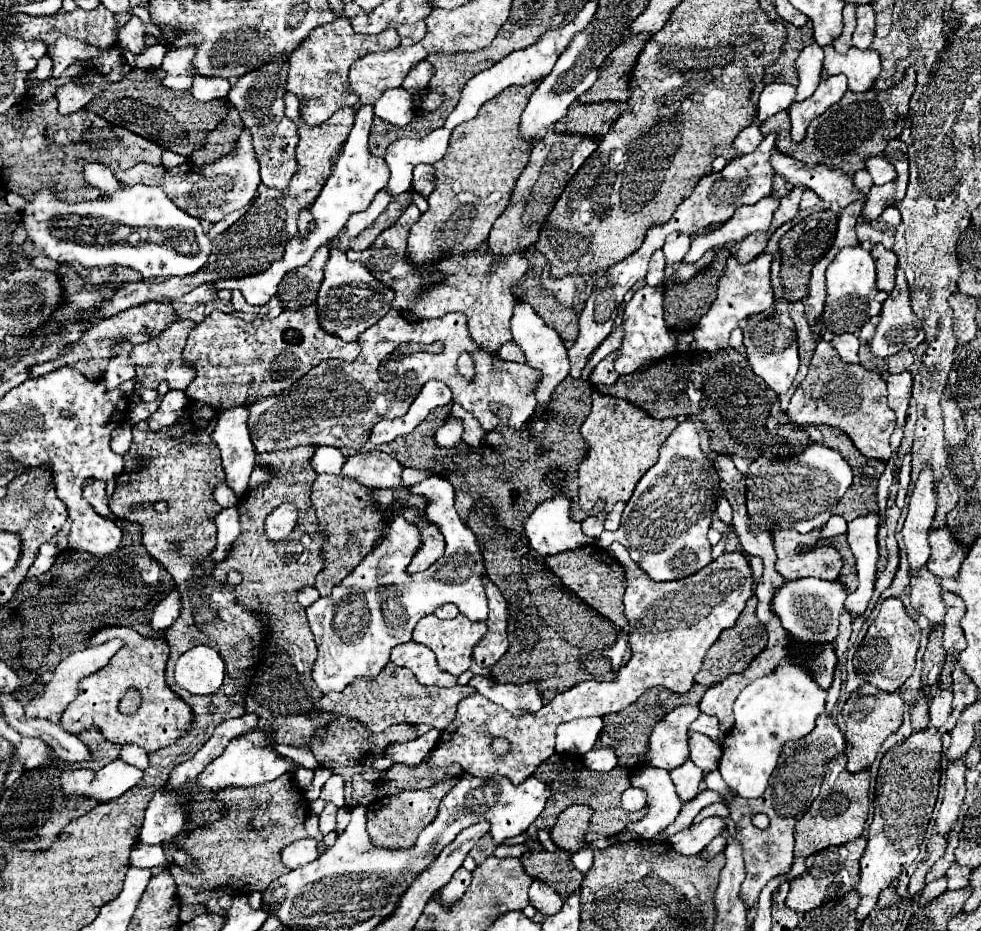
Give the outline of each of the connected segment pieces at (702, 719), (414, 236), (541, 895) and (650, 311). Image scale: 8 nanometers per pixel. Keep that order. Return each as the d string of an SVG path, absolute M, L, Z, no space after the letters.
M700 713L700 717L690 725L690 731L698 731L698 733L704 733L708 737L712 737L712 741L716 741L718 745L724 743L724 731L720 731L718 727L718 719L716 717L710 717L710 715L704 715Z
M538 81L514 85L484 103L472 121L454 129L446 157L434 163L436 187L428 197L430 207L408 235L410 261L424 275L426 287L440 281L440 273L434 269L438 257L478 249L486 241L494 221L508 207L514 183L524 165L528 165L532 151L532 141L520 137L520 115L536 87Z
M534 881L532 887L530 887L530 903L544 915L554 915L560 911L562 907L562 899L560 895L550 887L546 885L544 881Z
M644 287L634 293L632 299L626 304L623 312L623 325L626 329L624 345L618 350L618 357L614 361L616 371L620 375L634 373L646 361L660 359L676 351L678 339L676 333L670 331L664 323L663 293L658 287Z

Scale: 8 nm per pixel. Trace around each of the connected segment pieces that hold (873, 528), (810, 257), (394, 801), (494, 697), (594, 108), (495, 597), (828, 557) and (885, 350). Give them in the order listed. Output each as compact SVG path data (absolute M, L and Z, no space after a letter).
M870 513L848 523L848 545L856 557L858 569L858 589L848 595L846 609L854 615L862 615L866 611L874 583L876 583L876 561L878 561L878 513Z
M824 209L824 211L812 213L806 219L802 219L800 223L796 223L780 239L782 277L784 277L784 285L786 285L786 301L790 301L790 303L800 301L808 295L808 281L810 281L810 275L812 275L814 261L820 261L824 257L824 253L828 253L828 249L834 241L836 227L838 227L838 215L832 213L830 209Z
M456 779L442 781L440 785L434 785L432 789L422 791L404 791L398 795L392 795L388 801L378 799L368 807L368 833L372 837L374 845L386 845L390 849L408 849L408 845L416 843L416 837L420 831L430 825L436 817L436 809L442 801L442 797L458 783Z
M474 676L470 680L470 685L490 701L500 703L504 709L512 713L524 711L536 711L542 707L542 695L532 693L532 683L526 685L502 685L494 682L492 677Z
M574 101L566 113L556 125L554 131L558 133L580 133L580 135L600 135L600 131L608 131L614 123L614 119L620 115L618 111L620 103L604 101L604 103L580 103Z
M484 577L484 587L488 593L490 603L490 615L486 619L488 633L482 639L482 643L474 649L474 661L483 668L489 668L508 651L508 633L506 633L506 599L502 597L500 589L490 583L488 577Z
M774 529L774 547L776 547L776 571L784 575L784 579L796 579L796 577L808 577L816 575L822 579L832 579L830 575L840 577L842 571L842 557L832 547L812 547L810 551L800 553L800 547L792 541L792 529Z
M904 271L896 273L896 287L882 305L880 323L872 339L876 357L890 357L902 349L914 349L924 341L924 327L910 307L910 291Z

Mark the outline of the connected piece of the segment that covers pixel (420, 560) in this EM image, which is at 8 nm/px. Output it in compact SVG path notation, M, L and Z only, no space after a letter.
M436 525L422 529L422 547L416 551L412 563L408 565L408 573L426 571L432 563L436 563L444 553L444 537Z

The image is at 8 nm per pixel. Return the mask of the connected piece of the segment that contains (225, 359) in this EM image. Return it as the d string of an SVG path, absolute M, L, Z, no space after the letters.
M316 304L298 309L298 311L282 311L278 317L256 317L254 321L244 321L236 315L228 315L222 311L214 311L208 315L188 337L184 359L196 369L198 377L192 381L192 385L184 391L186 397L204 401L210 407L224 411L238 405L250 407L260 397L280 393L286 387L294 385L300 377L304 377L312 367L330 361L330 359L342 359L342 361L354 361L360 355L360 345L356 343L344 343L338 337L332 337L328 333L322 333L318 323Z

